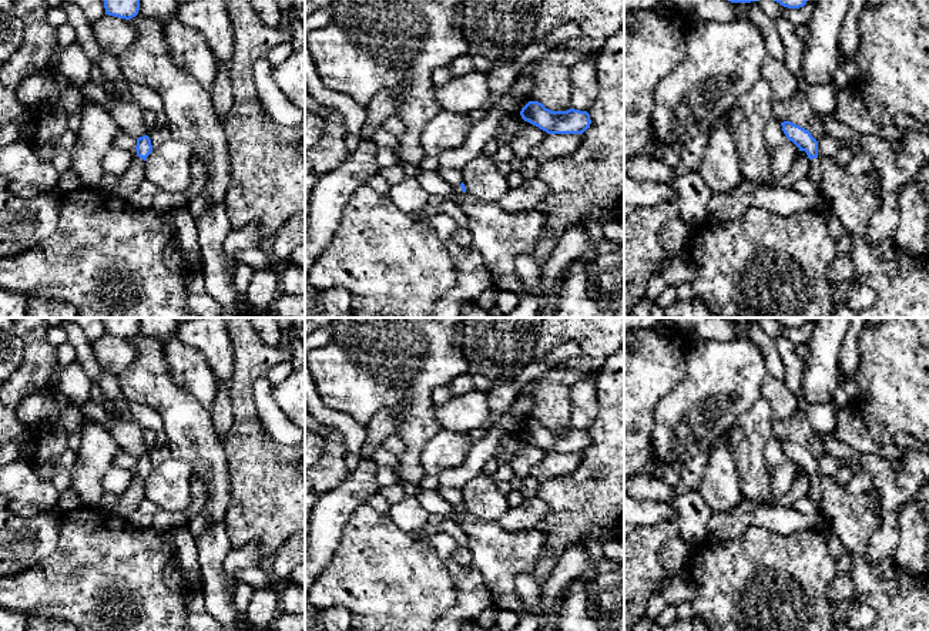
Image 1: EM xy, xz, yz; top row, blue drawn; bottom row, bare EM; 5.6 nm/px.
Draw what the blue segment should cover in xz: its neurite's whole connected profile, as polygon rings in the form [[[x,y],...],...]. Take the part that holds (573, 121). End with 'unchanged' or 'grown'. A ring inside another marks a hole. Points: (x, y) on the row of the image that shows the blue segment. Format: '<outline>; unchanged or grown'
[[[529,101],[521,108],[520,115],[524,121],[539,127],[547,134],[583,134],[591,124],[587,111],[574,108],[551,111],[539,101]]]; unchanged

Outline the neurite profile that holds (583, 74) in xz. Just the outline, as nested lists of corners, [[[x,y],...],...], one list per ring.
[[[584,57],[570,70],[571,108],[587,111],[597,98],[597,66],[593,57]]]

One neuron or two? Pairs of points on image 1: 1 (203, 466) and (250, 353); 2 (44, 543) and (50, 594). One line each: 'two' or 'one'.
1: two
2: two

